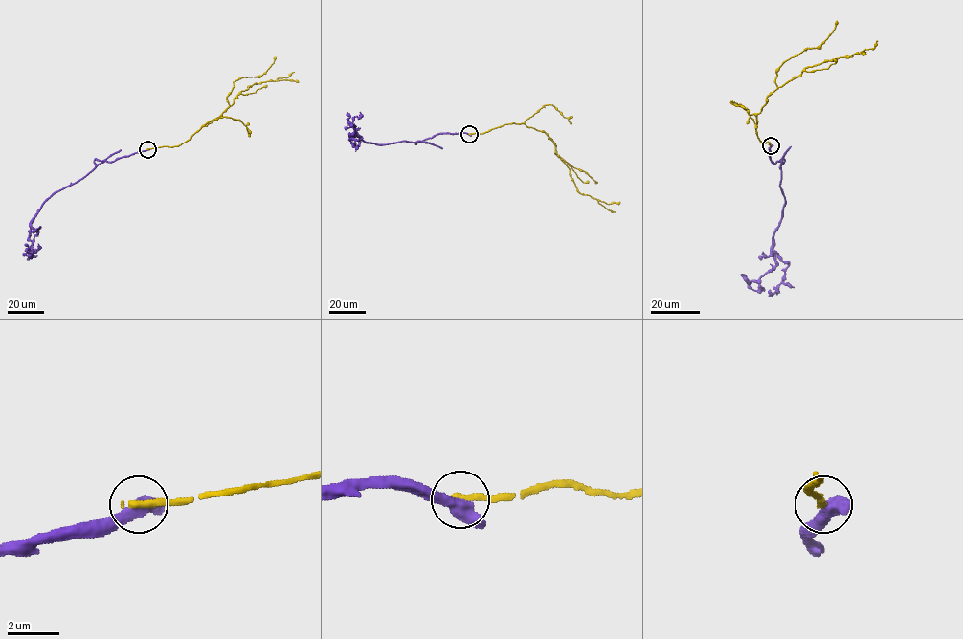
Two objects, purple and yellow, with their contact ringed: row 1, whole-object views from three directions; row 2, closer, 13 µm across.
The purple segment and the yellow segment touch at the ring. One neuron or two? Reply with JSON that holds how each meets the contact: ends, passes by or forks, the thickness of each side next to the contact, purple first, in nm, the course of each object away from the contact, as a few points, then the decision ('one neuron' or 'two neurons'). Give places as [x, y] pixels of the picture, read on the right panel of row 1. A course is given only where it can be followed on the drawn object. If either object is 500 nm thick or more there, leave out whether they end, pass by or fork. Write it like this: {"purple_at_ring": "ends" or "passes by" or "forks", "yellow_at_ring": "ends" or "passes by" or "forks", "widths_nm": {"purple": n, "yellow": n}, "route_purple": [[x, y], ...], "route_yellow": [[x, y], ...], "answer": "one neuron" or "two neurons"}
{"purple_at_ring": "passes by", "yellow_at_ring": "ends", "widths_nm": {"purple": 480, "yellow": 280}, "route_purple": [[770, 145], [770, 160], [784, 160], [785, 196], [772, 253], [789, 265], [778, 288], [769, 290]], "route_yellow": [[770, 145], [758, 138], [755, 127], [756, 115], [766, 104], [767, 98], [806, 68], [873, 49], [877, 41]], "answer": "two neurons"}

